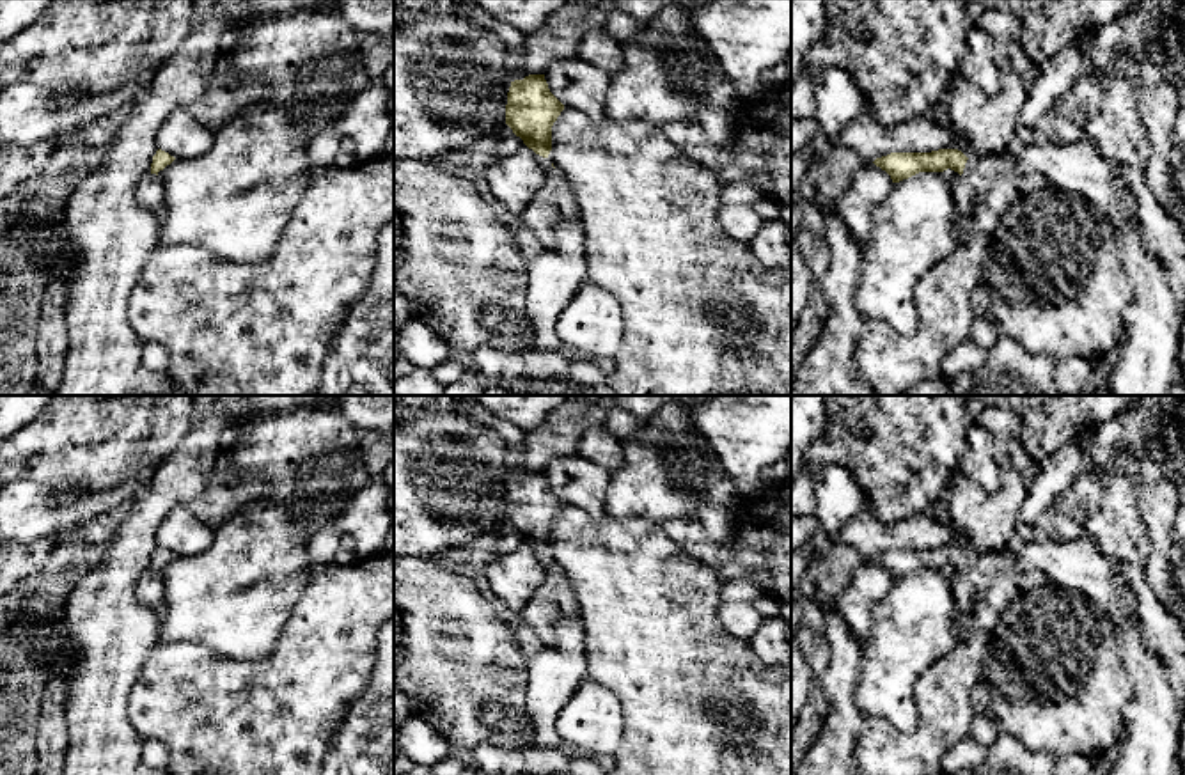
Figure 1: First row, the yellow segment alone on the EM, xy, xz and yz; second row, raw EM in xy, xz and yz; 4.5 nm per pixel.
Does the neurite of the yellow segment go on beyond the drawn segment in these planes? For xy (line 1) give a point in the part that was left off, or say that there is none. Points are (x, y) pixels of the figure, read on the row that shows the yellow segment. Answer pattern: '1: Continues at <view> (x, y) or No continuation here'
1: No continuation here

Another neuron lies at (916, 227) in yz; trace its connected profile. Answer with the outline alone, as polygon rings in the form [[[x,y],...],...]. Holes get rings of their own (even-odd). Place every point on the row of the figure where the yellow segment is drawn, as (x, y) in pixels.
[[[919,172],[894,183],[889,197],[871,215],[871,239],[862,247],[862,266],[853,305],[864,319],[878,319],[899,333],[910,333],[917,323],[914,289],[921,277],[958,248],[956,204],[953,183],[960,174]]]

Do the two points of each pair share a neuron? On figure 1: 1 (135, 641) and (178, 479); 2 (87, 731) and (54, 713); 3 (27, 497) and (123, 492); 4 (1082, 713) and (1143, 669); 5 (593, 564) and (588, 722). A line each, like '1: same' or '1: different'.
1: same
2: different
3: same
4: different
5: different

